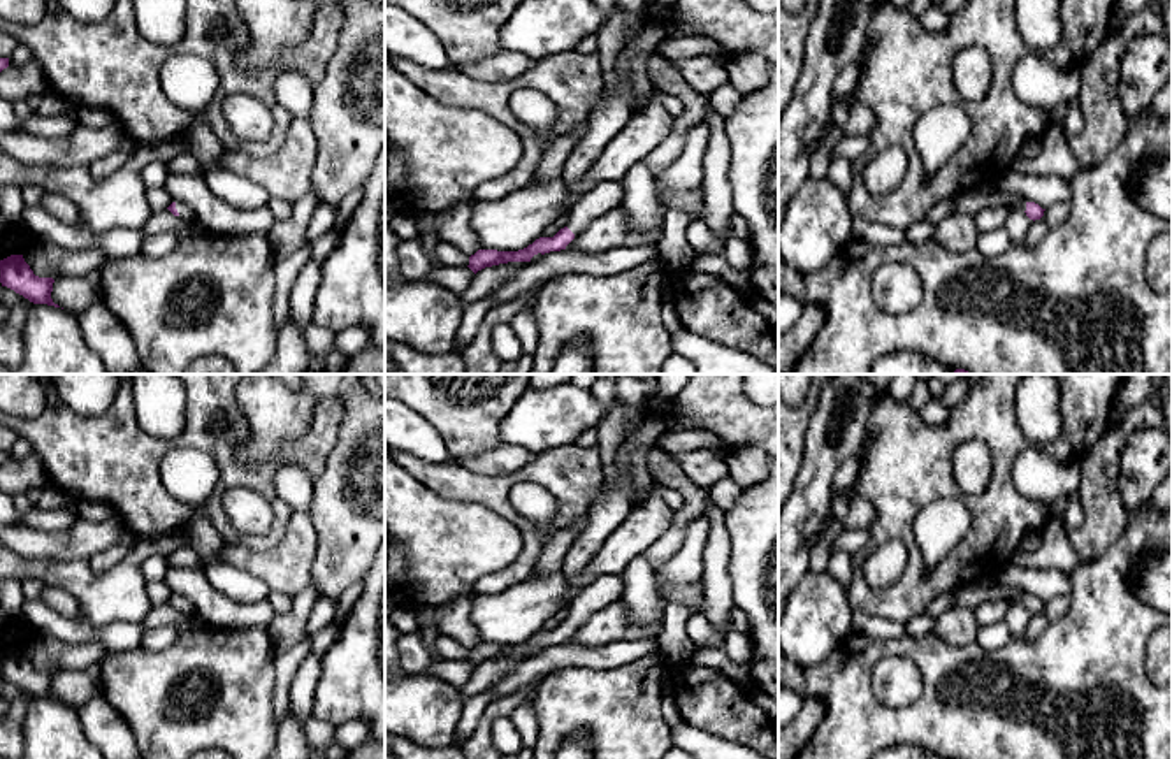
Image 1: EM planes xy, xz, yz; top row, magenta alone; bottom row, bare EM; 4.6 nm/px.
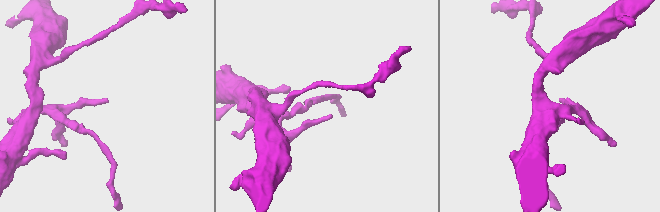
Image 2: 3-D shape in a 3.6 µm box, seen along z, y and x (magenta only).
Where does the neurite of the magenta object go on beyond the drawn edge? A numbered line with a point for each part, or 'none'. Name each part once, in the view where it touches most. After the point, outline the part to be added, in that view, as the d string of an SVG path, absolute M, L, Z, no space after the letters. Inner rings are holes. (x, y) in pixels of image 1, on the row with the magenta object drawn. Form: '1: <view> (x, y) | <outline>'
1: xy (185, 211) | M176 202L176 209L179 213L179 218L192 223L195 221L195 213L190 206L183 204L183 202Z

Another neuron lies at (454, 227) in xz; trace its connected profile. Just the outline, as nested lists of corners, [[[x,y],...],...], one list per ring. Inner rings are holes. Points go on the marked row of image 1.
[[[473,202],[457,204],[436,213],[439,241],[450,242],[464,255],[471,257],[480,249],[478,237],[471,230]]]

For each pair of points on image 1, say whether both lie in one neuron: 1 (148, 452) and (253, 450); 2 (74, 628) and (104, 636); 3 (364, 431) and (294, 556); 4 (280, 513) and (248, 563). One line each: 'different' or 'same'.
1: different
2: same
3: different
4: different

